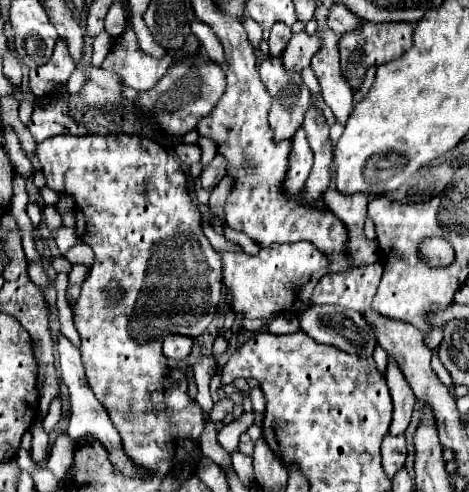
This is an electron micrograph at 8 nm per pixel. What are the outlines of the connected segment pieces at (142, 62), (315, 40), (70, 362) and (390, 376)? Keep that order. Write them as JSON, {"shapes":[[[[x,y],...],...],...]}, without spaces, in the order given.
{"shapes":[[[[126,30],[122,36],[118,36],[114,40],[110,54],[102,62],[102,68],[116,72],[122,78],[122,84],[126,84],[134,90],[148,90],[166,74],[168,66],[174,60],[178,60],[186,54],[192,54],[198,48],[200,48],[200,42],[196,40],[194,34],[190,34],[186,40],[186,46],[180,52],[168,54],[162,60],[154,60],[152,56],[144,54],[138,48],[136,34],[132,30]]],[[[306,30],[294,32],[282,54],[284,66],[300,72],[310,66],[310,58],[316,54],[316,50],[320,50],[320,36],[316,32],[314,34],[308,34]]],[[[58,334],[58,354],[60,354],[60,378],[66,384],[68,392],[70,392],[70,424],[68,424],[68,436],[70,438],[82,438],[84,434],[92,434],[94,438],[98,438],[104,448],[110,454],[112,464],[116,464],[116,468],[128,476],[144,476],[140,470],[134,468],[134,464],[128,460],[128,456],[122,450],[122,442],[120,442],[120,434],[116,432],[112,420],[106,414],[106,408],[96,400],[96,396],[92,394],[86,376],[84,376],[84,366],[82,366],[82,358],[80,358],[80,350],[64,336]]],[[[388,358],[388,368],[386,368],[386,382],[392,394],[394,402],[394,416],[390,424],[390,434],[404,434],[413,413],[416,396],[412,394],[412,388],[408,386],[404,374],[400,374],[400,366]]]]}

